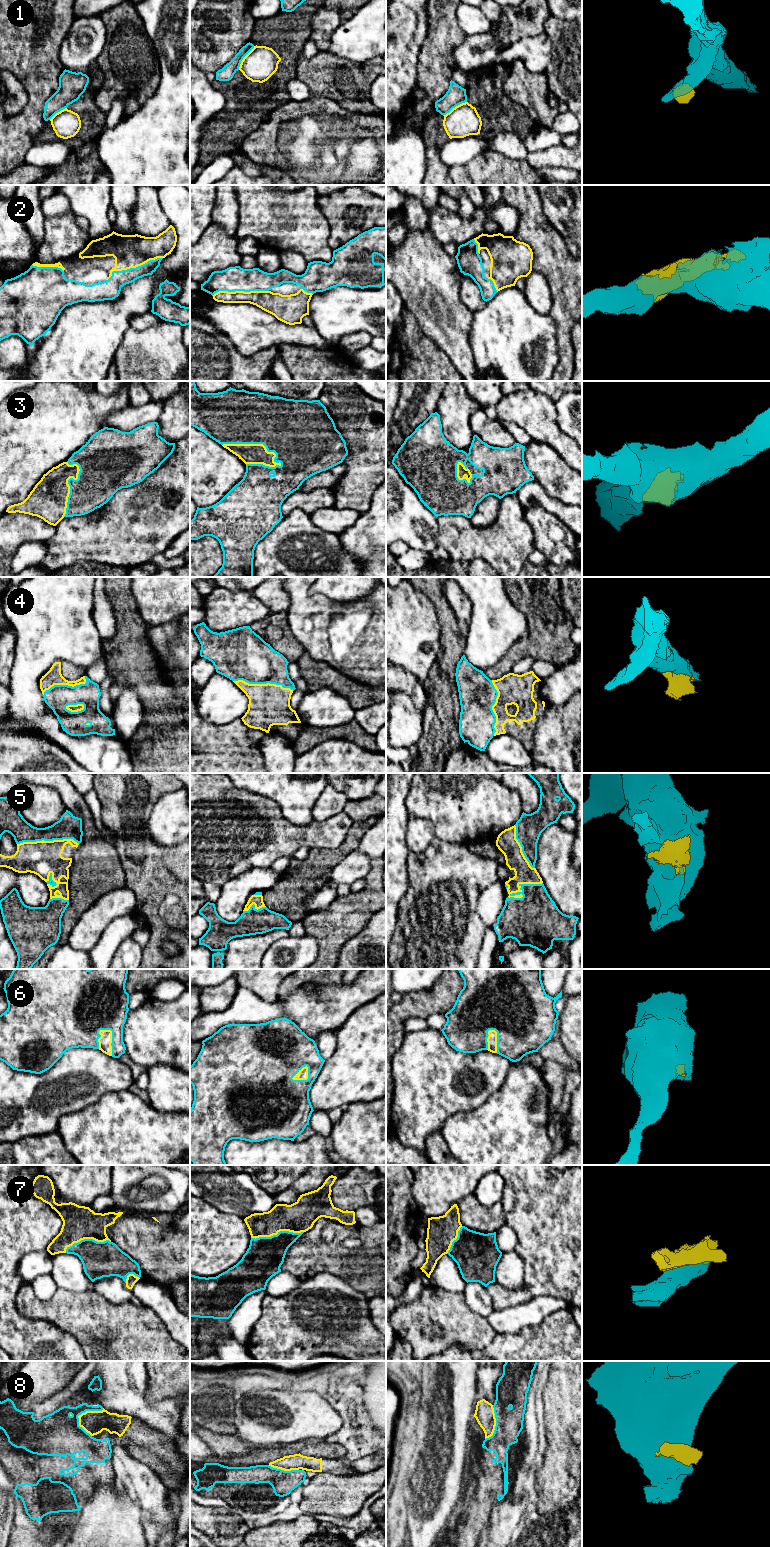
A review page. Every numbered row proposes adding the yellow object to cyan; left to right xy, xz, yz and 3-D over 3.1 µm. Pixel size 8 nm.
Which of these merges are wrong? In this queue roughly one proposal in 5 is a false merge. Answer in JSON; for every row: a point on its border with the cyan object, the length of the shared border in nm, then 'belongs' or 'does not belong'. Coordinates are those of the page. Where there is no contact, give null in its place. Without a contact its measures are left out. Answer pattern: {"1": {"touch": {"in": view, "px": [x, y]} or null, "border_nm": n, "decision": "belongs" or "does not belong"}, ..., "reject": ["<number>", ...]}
{"1": {"touch": {"in": "xz", "px": [243, 57]}, "border_nm": 240, "decision": "does not belong"}, "2": {"touch": {"in": "xy", "px": [133, 268]}, "border_nm": 480, "decision": "belongs"}, "3": {"touch": {"in": "xz", "px": [256, 443]}, "border_nm": 500, "decision": "belongs"}, "4": {"touch": {"in": "xz", "px": [263, 683]}, "border_nm": 500, "decision": "belongs"}, "5": {"touch": {"in": "yz", "px": [522, 884]}, "border_nm": 300, "decision": "belongs"}, "6": {"touch": {"in": "xy", "px": [112, 1038]}, "border_nm": 240, "decision": "belongs"}, "7": {"touch": {"in": "xz", "px": [278, 1233]}, "border_nm": 420, "decision": "belongs"}, "8": {"touch": {"in": "xy", "px": [80, 1414]}, "border_nm": 260, "decision": "does not belong"}, "reject": ["1", "8"]}

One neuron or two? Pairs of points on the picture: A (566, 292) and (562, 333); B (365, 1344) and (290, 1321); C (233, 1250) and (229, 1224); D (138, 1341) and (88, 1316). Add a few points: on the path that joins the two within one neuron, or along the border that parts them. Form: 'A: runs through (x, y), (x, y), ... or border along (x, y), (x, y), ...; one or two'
A: runs through (566, 302), (564, 323); one
B: runs through (346, 1331), (323, 1331), (315, 1323), (309, 1323); one
C: runs through (229, 1244), (229, 1230); one
D: runs through (126, 1341), (121, 1341), (100, 1327); one

